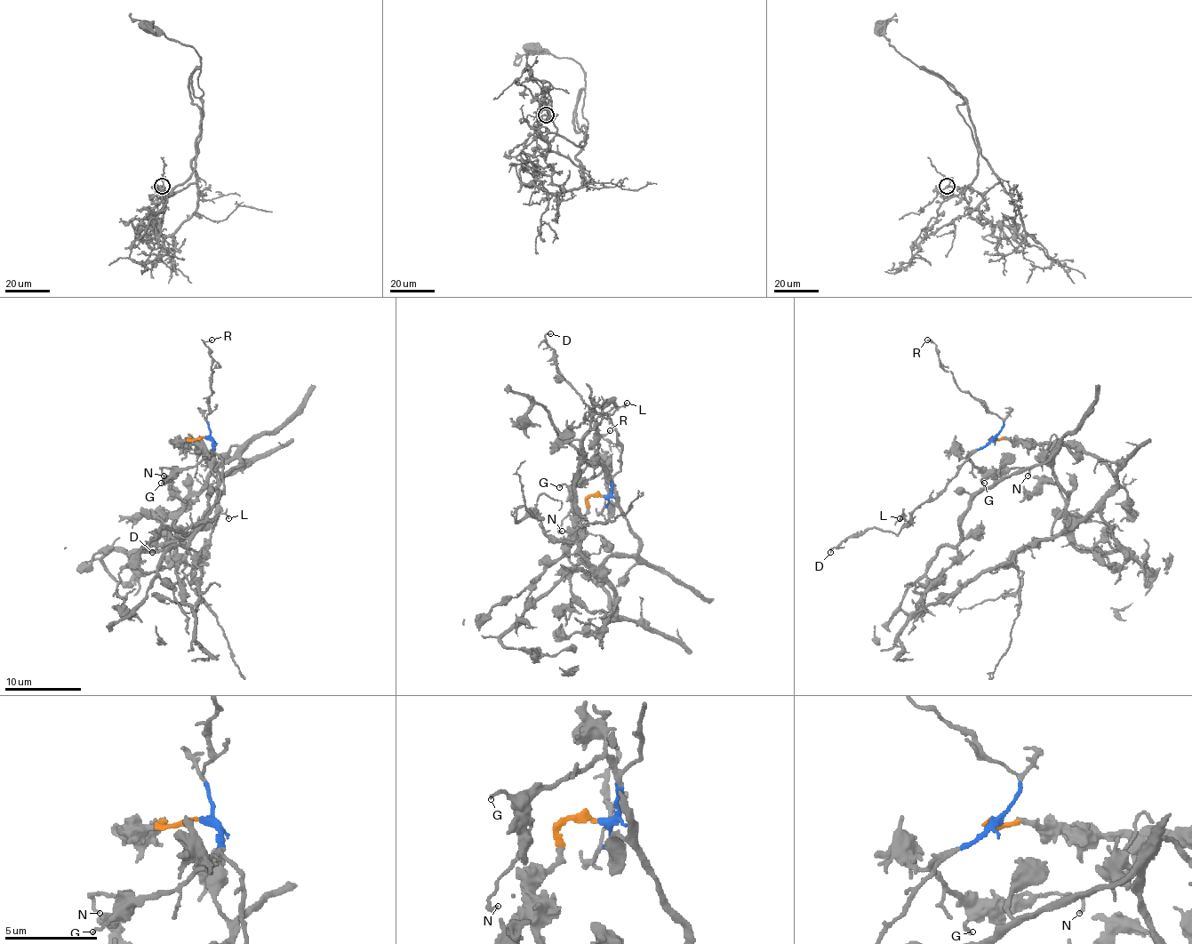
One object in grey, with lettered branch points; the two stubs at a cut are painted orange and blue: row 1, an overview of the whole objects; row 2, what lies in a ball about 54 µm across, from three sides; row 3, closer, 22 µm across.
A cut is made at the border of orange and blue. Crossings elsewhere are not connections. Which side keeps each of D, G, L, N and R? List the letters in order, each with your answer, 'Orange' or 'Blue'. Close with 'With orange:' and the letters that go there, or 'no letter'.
D: Blue
G: Blue
L: Blue
N: Blue
R: Blue
With orange: no letter

